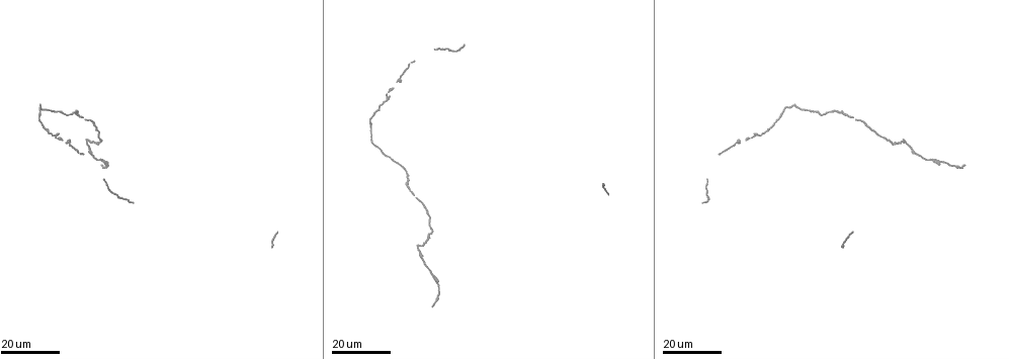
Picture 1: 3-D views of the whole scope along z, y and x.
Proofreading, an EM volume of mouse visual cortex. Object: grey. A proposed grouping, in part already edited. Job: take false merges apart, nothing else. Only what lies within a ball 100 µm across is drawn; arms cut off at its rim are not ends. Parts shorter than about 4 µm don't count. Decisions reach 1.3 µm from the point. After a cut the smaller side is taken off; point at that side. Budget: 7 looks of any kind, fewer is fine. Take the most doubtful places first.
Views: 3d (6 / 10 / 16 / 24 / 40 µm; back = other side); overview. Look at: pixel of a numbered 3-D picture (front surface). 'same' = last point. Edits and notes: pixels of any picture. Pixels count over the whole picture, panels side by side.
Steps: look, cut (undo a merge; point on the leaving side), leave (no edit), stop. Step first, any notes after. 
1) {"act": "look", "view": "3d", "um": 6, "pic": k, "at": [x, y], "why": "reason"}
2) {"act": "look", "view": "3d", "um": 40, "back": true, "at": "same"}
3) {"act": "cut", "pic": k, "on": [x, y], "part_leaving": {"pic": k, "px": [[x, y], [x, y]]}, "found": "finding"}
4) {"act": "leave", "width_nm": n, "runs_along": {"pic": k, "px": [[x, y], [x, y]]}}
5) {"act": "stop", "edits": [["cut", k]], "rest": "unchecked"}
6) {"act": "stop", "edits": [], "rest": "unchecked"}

{"act": "look", "view": "3d", "um": 24, "pic": 1, "at": [87, 141], "why": "two arms in line, one across"}

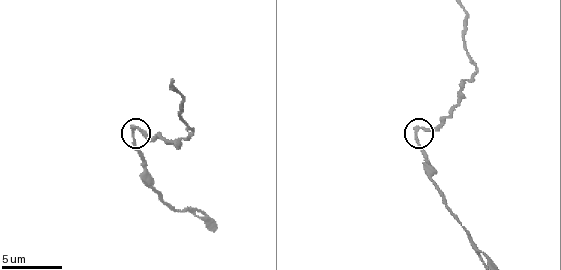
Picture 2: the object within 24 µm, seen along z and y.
{"act": "look", "view": "3d", "um": 10, "pic": 2, "at": [131, 135]}

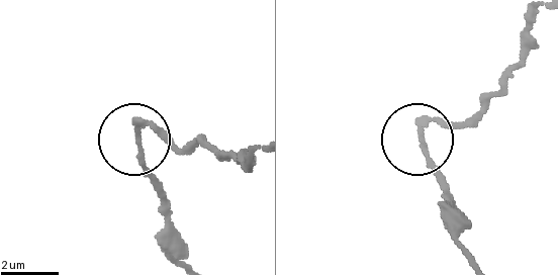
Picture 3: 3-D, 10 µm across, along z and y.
{"act": "leave", "arms": 3, "found": "all the same neuron"}

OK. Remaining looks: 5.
{"act": "look", "view": "3d", "um": 10, "pic": 2, "at": [477, 254]}

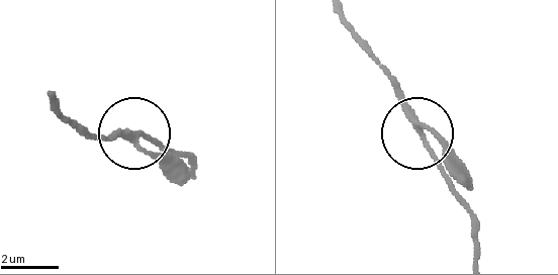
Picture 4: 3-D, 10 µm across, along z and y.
{"act": "leave", "arms": 3, "found": "all the same neuron"}

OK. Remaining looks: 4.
{"act": "look", "view": "3d", "um": 16, "pic": 2, "at": [431, 180], "why": "thick turns thin"}

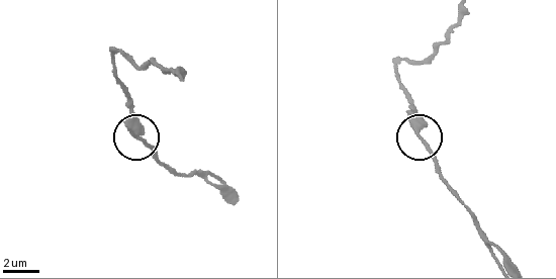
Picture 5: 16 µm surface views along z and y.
{"act": "leave", "found": "one neuron here"}

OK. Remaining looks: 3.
{"act": "look", "view": "3d", "um": 16, "pic": 1, "at": [407, 179], "why": "calibre changes"}

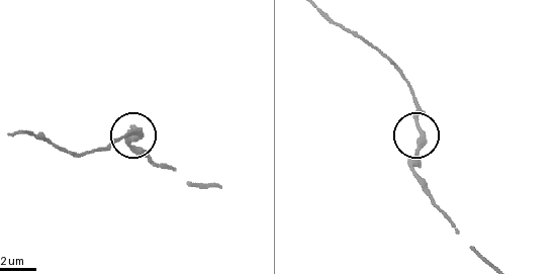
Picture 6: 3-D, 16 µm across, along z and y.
{"act": "look", "view": "3d", "um": 6, "pic": 6, "at": [139, 134]}

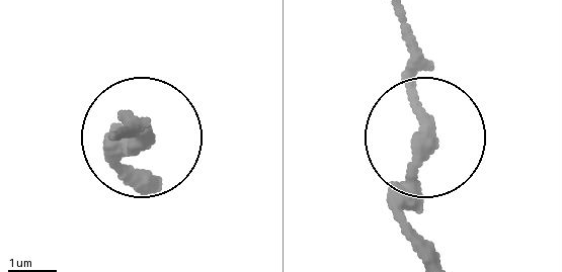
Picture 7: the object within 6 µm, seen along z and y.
{"act": "leave", "width_nm": 270, "found": "continuous, no second neuron"}

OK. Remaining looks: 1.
{"act": "stop", "edits": [], "rest": "unchecked"}

